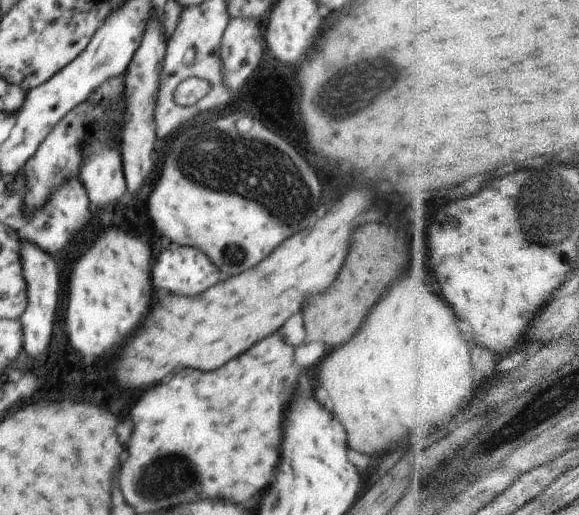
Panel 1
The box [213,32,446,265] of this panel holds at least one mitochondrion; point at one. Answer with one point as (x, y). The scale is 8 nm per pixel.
(325, 105)

